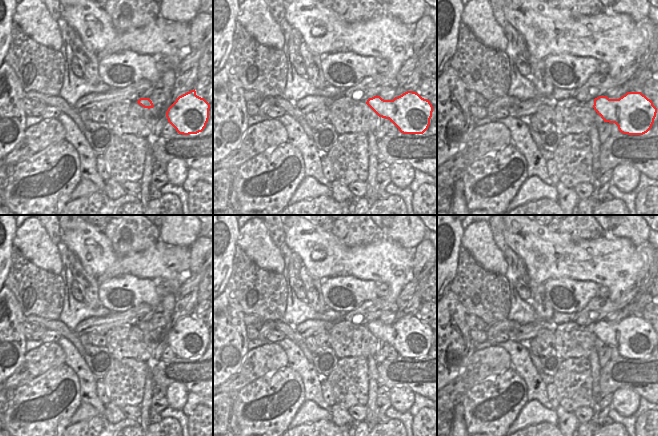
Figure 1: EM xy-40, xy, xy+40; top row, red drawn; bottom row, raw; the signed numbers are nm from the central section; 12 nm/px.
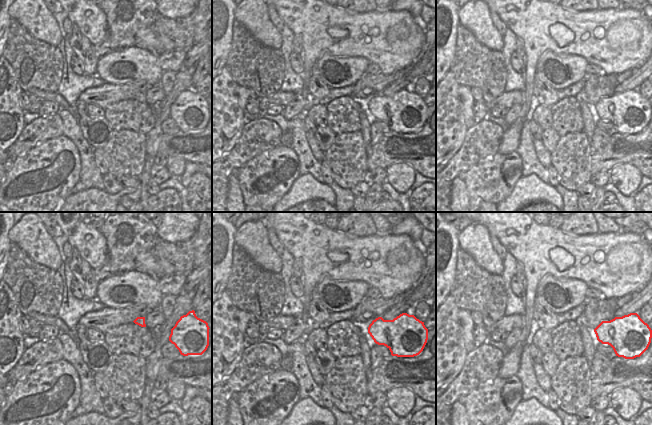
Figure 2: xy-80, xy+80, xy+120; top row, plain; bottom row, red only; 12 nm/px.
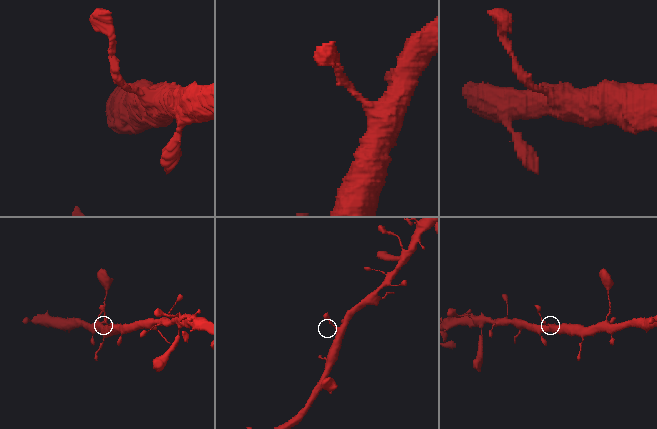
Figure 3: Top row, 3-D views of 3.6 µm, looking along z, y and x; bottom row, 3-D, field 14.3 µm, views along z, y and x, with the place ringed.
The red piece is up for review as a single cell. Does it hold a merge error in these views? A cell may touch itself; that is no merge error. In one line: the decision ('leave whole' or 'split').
leave whole

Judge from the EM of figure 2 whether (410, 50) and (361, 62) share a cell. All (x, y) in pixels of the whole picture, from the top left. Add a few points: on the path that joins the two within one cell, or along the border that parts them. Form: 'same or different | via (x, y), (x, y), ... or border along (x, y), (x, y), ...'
different | border along (345, 56), (363, 56), (370, 62)

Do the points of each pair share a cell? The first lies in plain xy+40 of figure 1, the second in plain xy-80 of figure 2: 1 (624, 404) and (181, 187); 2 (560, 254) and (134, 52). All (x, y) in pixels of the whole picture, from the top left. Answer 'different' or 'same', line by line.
1: different
2: different

